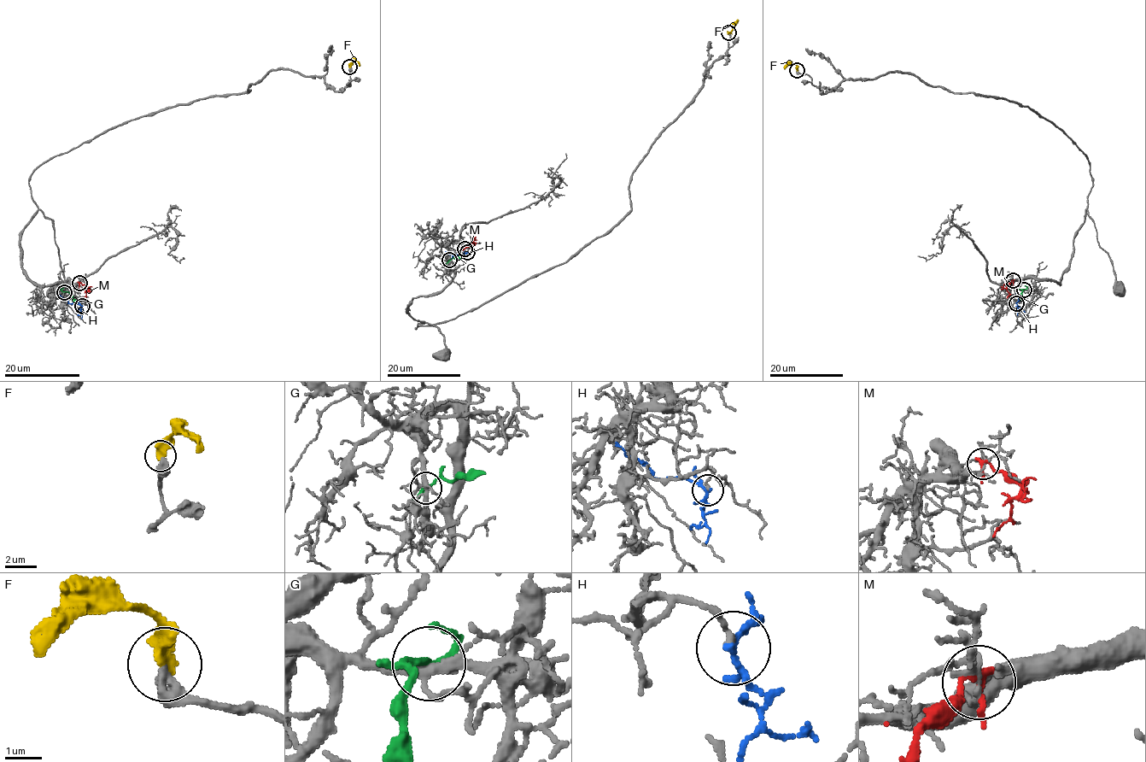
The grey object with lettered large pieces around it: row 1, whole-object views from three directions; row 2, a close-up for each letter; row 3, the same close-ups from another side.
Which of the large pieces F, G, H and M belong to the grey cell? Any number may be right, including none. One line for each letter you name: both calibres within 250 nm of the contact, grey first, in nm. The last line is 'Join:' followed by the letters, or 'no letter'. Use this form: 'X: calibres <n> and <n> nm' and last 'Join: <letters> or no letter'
F: calibres 360 and 480 nm
Join: F

